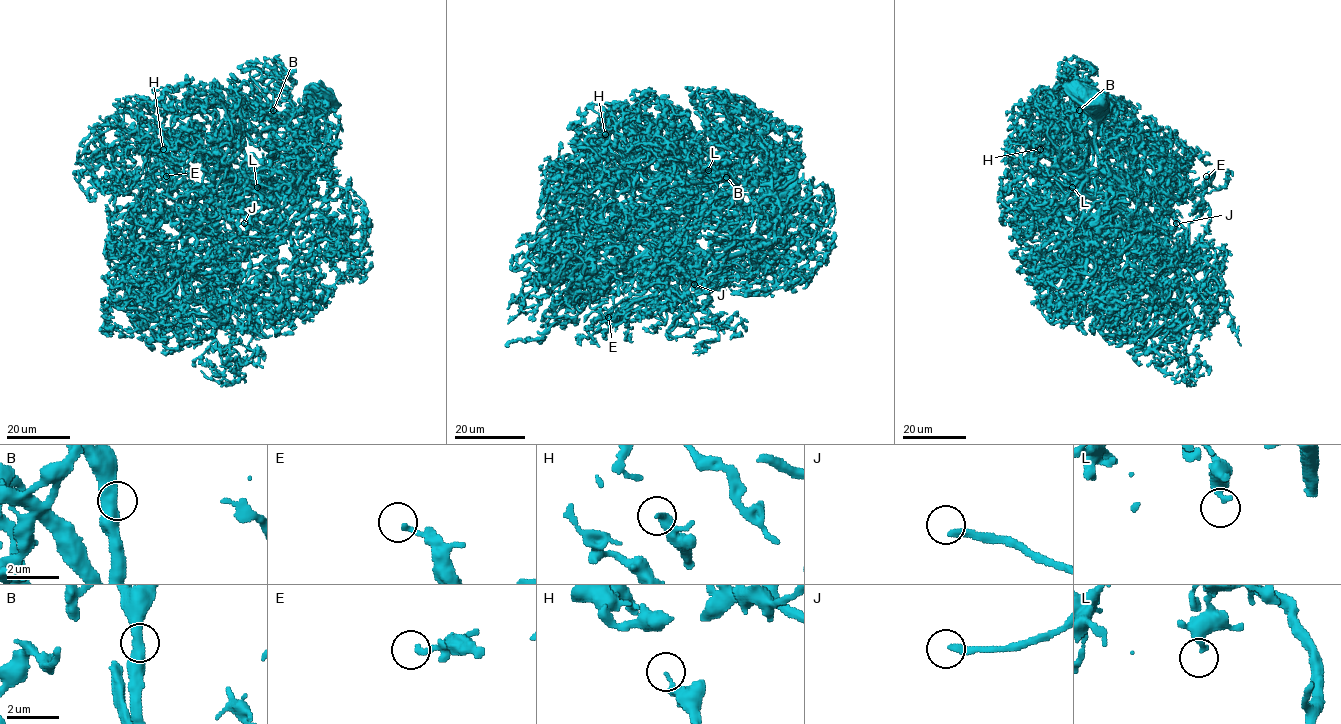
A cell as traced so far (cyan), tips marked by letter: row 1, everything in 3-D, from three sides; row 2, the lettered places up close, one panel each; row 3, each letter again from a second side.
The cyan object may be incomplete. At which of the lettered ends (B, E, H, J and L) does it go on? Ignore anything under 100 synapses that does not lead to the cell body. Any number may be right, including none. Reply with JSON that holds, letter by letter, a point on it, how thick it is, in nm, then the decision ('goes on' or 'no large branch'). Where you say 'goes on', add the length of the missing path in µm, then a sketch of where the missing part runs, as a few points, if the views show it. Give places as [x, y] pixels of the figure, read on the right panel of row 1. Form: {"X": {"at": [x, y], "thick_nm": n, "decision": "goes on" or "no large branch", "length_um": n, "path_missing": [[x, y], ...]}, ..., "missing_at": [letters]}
{"B": {"at": [1079, 110], "thick_nm": 500, "decision": "no large branch"}, "E": {"at": [1206, 176], "thick_nm": 190, "decision": "no large branch"}, "H": {"at": [1040, 149], "thick_nm": 280, "decision": "no large branch"}, "J": {"at": [1176, 223], "thick_nm": 280, "decision": "goes on", "length_um": 30, "path_missing": [[1176, 223], [1180, 225], [1195, 214], [1191, 211], [1193, 216], [1199, 217]]}, "L": {"at": [1072, 187], "thick_nm": 380, "decision": "no large branch"}, "missing_at": ["J"]}

